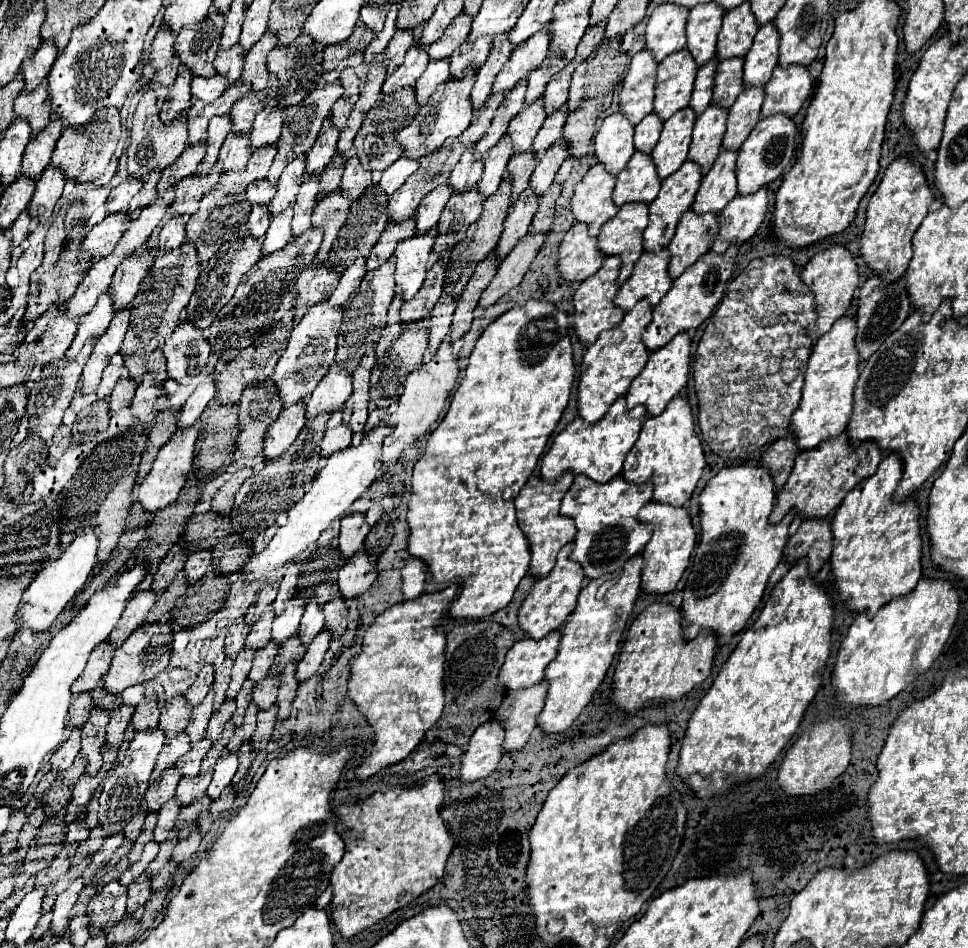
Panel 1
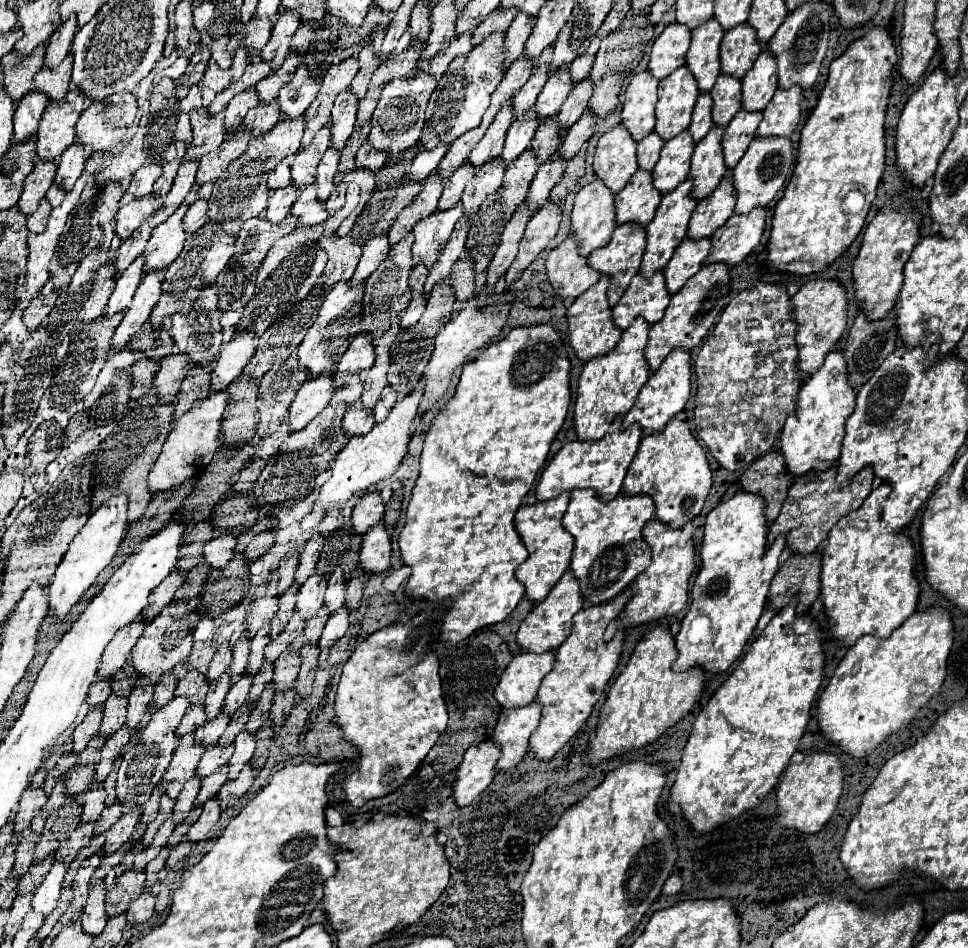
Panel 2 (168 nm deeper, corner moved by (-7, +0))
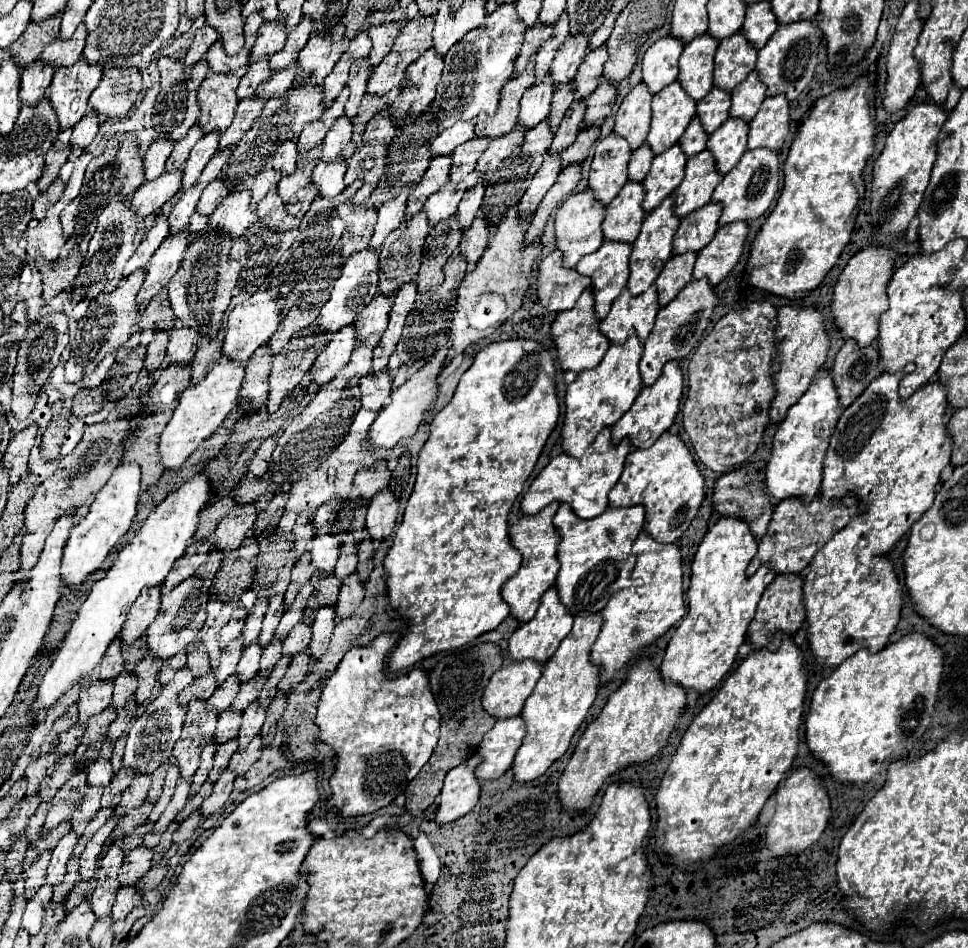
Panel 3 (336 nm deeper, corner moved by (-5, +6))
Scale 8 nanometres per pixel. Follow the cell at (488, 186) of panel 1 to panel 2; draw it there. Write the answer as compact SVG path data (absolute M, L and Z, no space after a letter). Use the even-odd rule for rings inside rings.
M532 110L512 122L512 126L506 132L506 144L504 144L504 150L500 156L506 166L512 164L528 148L536 128L538 128L538 120Z

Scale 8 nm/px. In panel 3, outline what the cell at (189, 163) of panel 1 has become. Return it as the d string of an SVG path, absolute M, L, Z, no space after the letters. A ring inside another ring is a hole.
M232 72L224 74L210 74L200 90L198 90L198 102L200 102L200 120L198 124L202 126L204 132L210 130L226 130L232 124L234 118L234 108L238 104L236 96L236 86L240 78Z

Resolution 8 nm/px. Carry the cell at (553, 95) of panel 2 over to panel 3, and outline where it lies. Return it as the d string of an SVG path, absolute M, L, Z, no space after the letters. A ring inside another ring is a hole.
M578 34L578 36L570 36L560 46L560 50L556 52L556 58L554 58L552 66L550 66L550 76L554 78L556 86L566 84L566 82L570 82L570 78L574 78L582 58L586 56L588 42L590 42L588 36Z

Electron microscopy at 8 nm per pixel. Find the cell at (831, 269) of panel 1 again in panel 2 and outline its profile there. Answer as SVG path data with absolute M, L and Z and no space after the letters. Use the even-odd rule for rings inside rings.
M818 278L806 282L796 296L792 296L794 306L794 320L798 324L796 330L796 346L798 346L798 366L802 370L802 378L808 378L814 370L818 370L834 344L846 330L846 314L848 314L848 296L838 278Z

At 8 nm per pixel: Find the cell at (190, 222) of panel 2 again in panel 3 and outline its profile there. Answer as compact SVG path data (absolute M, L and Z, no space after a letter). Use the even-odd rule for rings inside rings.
M220 178L212 180L212 182L204 188L204 192L202 192L202 198L200 198L198 206L196 206L196 212L204 214L204 216L210 216L210 214L218 208L218 204L220 204L228 194L230 194L230 190L224 186L224 182L222 182Z

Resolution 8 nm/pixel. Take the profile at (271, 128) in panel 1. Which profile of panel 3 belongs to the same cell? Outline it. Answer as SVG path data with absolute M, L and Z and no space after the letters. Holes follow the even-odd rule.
M338 24L330 36L310 36L308 44L298 56L298 82L302 82L304 76L310 76L310 82L324 82L324 76L332 72L334 64L344 54L344 30L344 24Z

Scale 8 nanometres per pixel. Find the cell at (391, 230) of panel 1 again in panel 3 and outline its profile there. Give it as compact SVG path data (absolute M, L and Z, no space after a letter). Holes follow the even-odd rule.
M442 154L442 156L436 156L426 174L422 176L422 180L416 184L414 192L410 194L408 198L408 206L406 206L406 214L416 214L424 202L428 200L430 194L434 194L440 186L444 186L448 182L448 176L450 176L450 166L452 166L452 158L450 154Z

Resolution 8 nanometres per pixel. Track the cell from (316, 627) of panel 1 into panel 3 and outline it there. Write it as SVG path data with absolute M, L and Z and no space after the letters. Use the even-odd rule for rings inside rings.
M348 542L340 548L340 558L336 562L336 578L342 580L346 576L350 576L354 570L356 570L356 564L358 564L358 550L356 550L356 542Z

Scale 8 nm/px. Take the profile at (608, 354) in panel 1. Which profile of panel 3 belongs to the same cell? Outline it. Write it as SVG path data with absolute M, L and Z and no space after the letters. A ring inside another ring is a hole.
M630 336L622 346L610 346L602 362L594 370L584 370L566 388L566 416L560 434L560 444L568 456L582 458L584 450L594 442L602 428L614 426L634 404L642 390L642 378L638 372L638 362L642 358L642 342Z

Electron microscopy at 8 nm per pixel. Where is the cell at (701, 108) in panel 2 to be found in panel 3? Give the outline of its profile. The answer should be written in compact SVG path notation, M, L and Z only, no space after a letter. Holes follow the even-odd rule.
M694 118L680 138L680 148L690 158L690 156L700 154L706 148L706 140L708 140L708 136L704 134L702 124L698 122L698 118Z

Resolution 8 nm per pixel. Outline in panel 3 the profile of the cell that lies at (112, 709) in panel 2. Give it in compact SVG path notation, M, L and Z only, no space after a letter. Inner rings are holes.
M124 670L124 672L118 674L118 678L114 680L114 696L112 696L112 700L116 704L116 712L120 712L124 708L124 704L126 704L128 696L134 694L136 682L138 682L138 678L136 678L134 672Z

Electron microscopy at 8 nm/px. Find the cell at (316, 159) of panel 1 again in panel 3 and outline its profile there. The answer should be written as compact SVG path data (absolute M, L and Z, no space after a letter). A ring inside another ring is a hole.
M358 58L354 62L354 66L350 68L350 76L348 76L348 86L350 86L350 98L346 102L346 116L354 118L358 114L360 108L360 100L366 94L366 84L368 78L372 74L372 66L368 64L368 58Z

